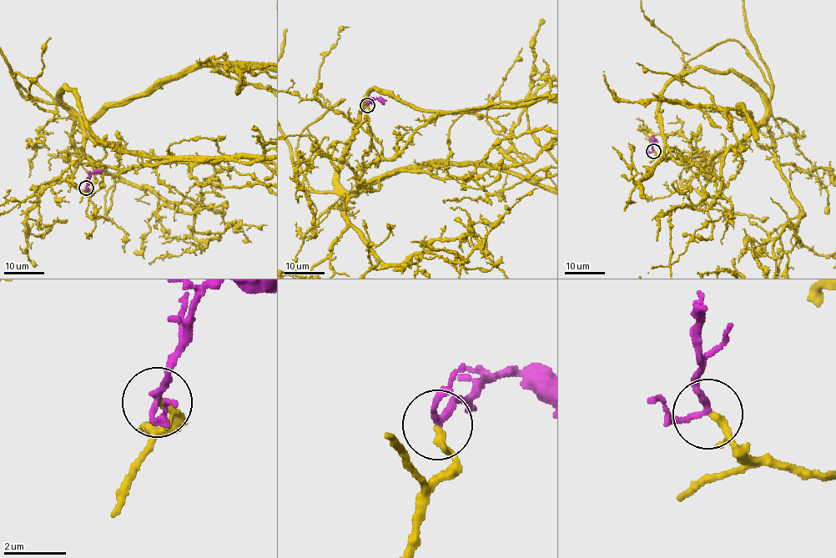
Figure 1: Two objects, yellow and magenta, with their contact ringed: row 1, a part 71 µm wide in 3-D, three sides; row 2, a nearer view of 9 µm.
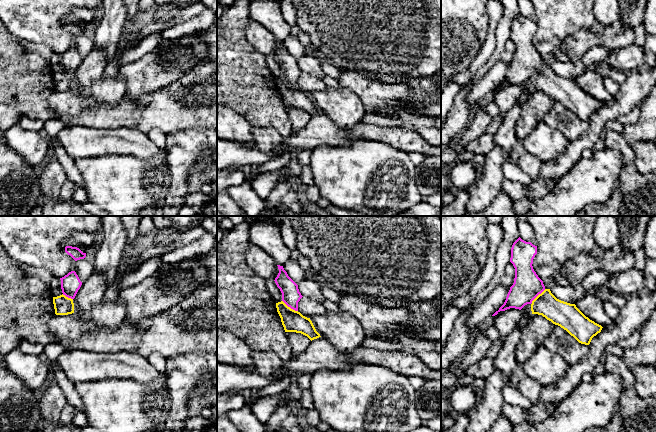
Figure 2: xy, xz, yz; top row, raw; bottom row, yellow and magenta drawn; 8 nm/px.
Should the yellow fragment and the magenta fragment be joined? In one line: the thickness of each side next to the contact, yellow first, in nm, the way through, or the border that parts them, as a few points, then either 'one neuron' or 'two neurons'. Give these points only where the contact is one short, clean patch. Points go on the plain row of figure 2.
180 nm thick on the yellow side, 150 nm on the other; runs through xz (293, 97), (289, 91), (289, 83), (291, 72); one neuron

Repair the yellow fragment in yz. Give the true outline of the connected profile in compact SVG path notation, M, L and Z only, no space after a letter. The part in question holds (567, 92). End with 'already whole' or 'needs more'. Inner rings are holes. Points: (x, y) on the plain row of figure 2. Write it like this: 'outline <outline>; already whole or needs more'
outline M519 13L513 19L510 38L515 44L514 59L510 63L504 80L492 92L510 84L521 86L525 81L530 80L532 90L542 91L553 100L566 106L579 119L589 121L592 114L600 109L603 103L586 93L575 80L557 75L550 65L545 64L543 57L538 53L532 42L536 30L537 22L531 18L526 18Z; needs more

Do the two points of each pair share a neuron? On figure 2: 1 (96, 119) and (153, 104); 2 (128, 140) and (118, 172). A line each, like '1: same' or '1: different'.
1: same
2: different

